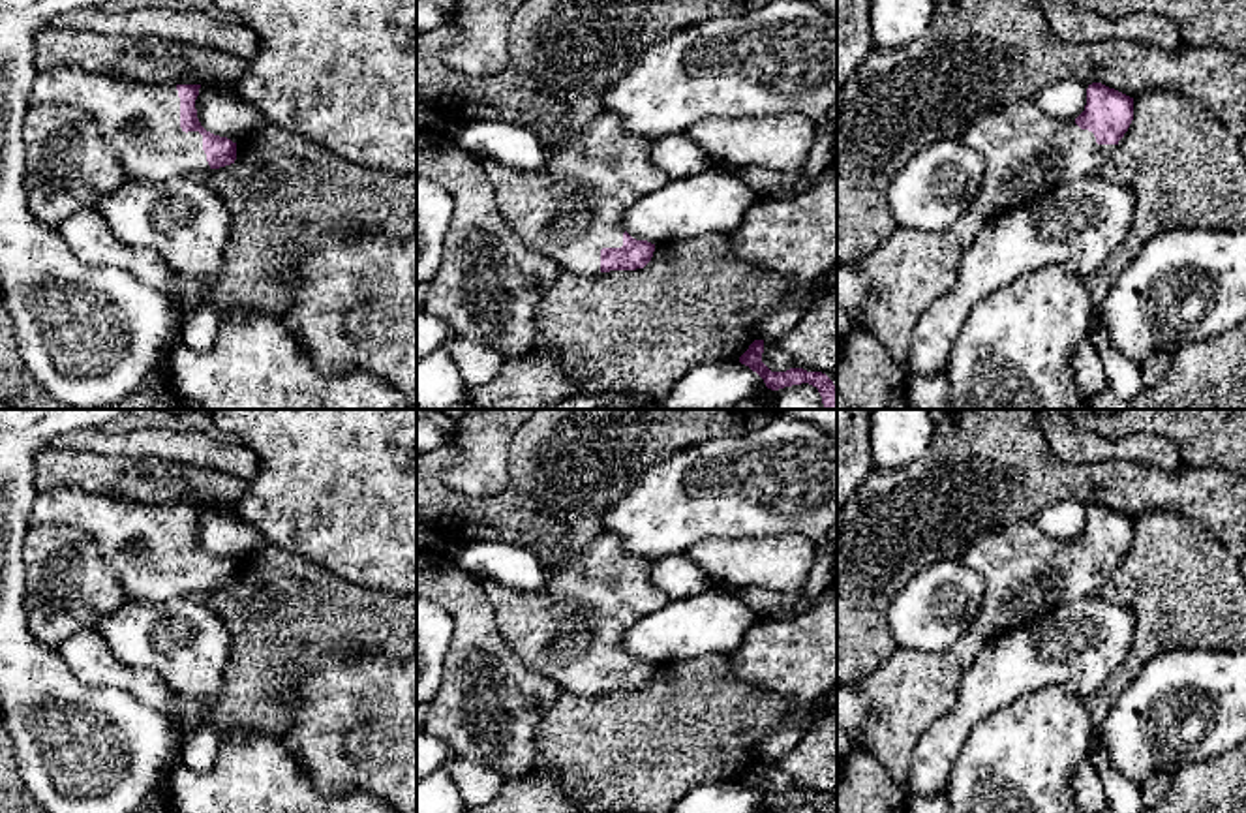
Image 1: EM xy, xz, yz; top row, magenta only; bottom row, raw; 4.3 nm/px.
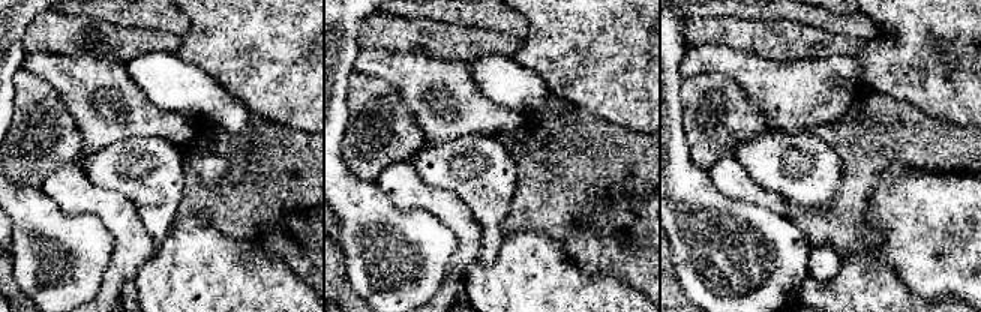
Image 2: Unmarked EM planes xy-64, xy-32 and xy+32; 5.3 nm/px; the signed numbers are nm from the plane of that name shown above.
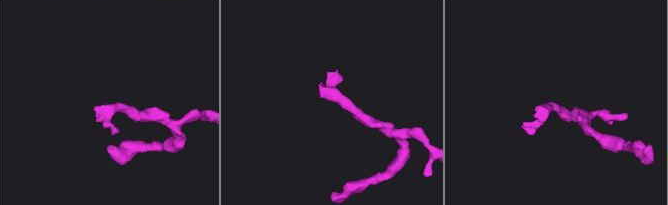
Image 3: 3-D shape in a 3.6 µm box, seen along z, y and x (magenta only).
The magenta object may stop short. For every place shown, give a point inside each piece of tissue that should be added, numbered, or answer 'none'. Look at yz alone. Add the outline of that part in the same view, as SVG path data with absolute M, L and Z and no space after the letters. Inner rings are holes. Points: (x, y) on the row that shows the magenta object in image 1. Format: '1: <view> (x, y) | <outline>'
1: yz (1027, 154) | M1034 100L983 113L963 135L963 143L978 150L985 161L981 186L966 212L944 233L897 229L873 252L856 259L856 267L871 284L863 304L863 325L886 345L906 379L912 376L908 351L916 323L953 287L963 252L974 242L978 231L993 216L1023 207L1066 182L1096 175L1117 148L1117 145L1098 145L1094 133L1081 130L1075 120L1049 118Z

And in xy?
1: xy (139, 122) | M79 68L38 71L30 103L83 109L116 152L128 180L163 182L208 171L199 131L180 128L176 84L148 86Z

